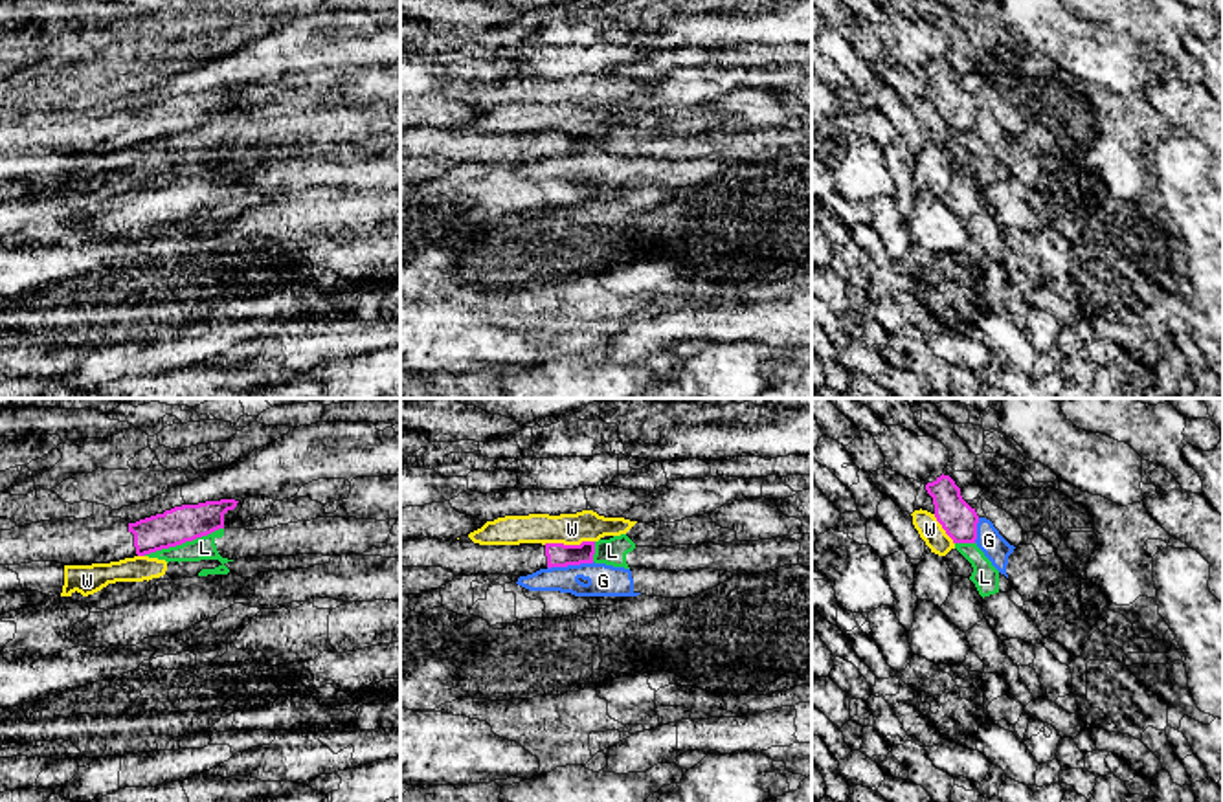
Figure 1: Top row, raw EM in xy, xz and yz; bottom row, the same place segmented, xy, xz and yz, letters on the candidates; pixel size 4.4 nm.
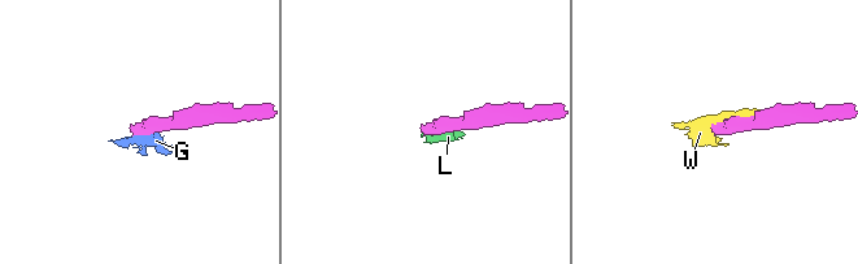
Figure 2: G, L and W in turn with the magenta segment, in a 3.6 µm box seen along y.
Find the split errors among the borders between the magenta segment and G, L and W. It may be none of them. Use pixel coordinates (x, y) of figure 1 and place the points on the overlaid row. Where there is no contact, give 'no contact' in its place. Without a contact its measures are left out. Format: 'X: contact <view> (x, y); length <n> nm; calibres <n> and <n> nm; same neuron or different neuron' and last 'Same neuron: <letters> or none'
G: contact xz (570, 564); length 200 nm; calibres 110 and 140 nm; different neuron
L: contact xy (182, 542); length 380 nm; calibres 160 and 100 nm; different neuron
W: contact xz (568, 545); length 220 nm; calibres 110 and 140 nm; different neuron
Same neuron: none

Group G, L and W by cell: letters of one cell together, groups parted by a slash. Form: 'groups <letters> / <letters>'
groups G / L / W

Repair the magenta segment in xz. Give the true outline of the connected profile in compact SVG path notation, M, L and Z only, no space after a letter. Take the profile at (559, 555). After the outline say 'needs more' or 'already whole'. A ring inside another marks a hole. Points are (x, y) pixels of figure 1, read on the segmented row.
M450 538L400 541L400 567L443 567L455 576L512 574L527 576L540 569L593 563L595 541L580 545L520 543L479 545Z | needs more

